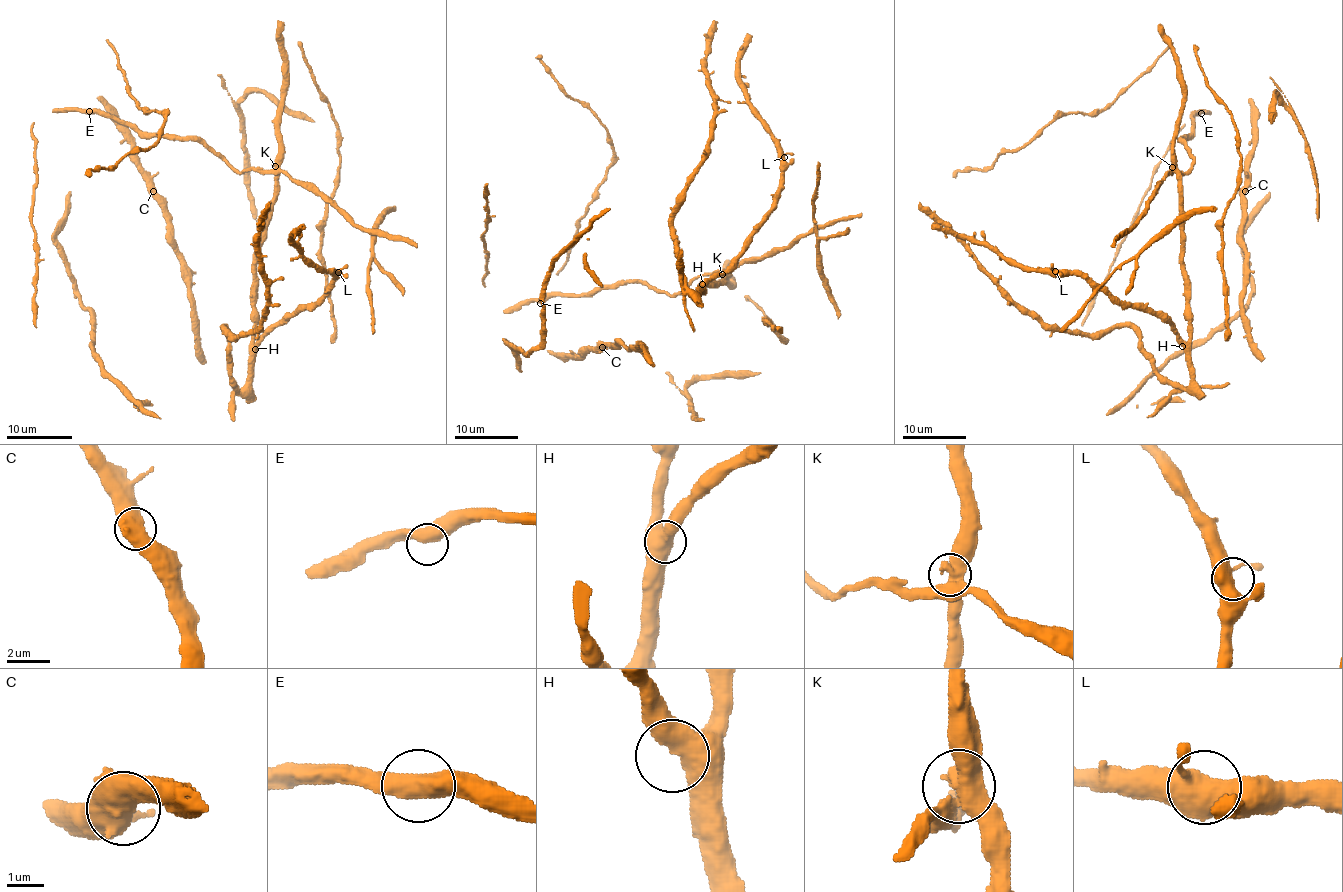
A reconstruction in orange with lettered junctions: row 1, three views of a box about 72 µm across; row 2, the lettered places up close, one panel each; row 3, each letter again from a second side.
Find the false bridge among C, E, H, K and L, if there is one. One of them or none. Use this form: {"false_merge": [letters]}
{"false_merge": []}

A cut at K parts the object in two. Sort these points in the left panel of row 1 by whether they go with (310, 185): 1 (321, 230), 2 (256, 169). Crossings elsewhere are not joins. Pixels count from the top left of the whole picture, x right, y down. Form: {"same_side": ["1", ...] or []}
{"same_side": ["2"]}

